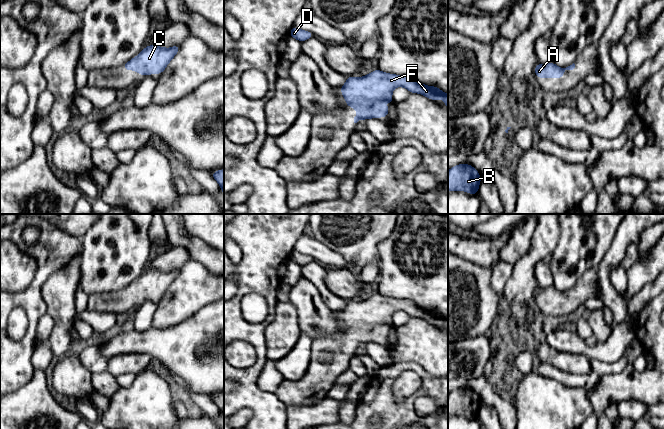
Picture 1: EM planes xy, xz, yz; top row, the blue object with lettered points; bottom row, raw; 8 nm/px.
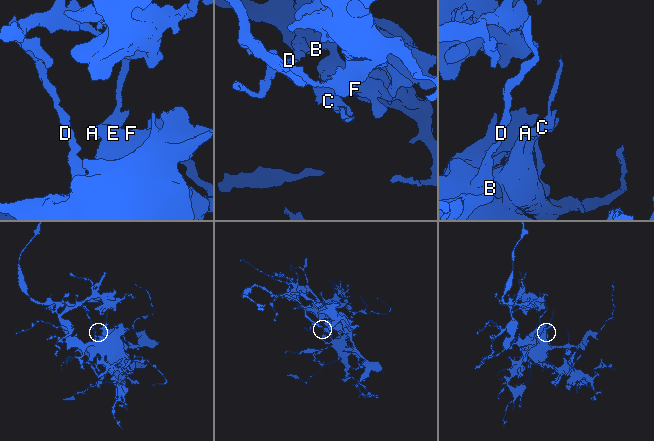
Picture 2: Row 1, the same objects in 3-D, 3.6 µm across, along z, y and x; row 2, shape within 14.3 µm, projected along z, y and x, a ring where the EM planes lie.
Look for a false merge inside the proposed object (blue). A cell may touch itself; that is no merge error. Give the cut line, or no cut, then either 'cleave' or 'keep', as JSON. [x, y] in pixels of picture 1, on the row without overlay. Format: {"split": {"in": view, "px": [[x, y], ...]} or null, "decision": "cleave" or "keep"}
{"split": null, "decision": "keep"}

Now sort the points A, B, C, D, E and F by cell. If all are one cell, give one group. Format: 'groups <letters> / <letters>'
groups A B C D E F

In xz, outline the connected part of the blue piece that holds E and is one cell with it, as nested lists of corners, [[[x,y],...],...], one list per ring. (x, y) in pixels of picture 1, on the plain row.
[[[379,293],[366,300],[356,302],[348,300],[346,307],[340,312],[348,331],[353,331],[358,339],[354,347],[361,343],[386,342],[390,330],[378,330],[378,327],[393,327],[392,316],[396,311],[404,311],[410,317],[418,317],[431,324],[443,323],[448,332],[448,318],[435,310],[426,310],[414,301],[384,297]]]

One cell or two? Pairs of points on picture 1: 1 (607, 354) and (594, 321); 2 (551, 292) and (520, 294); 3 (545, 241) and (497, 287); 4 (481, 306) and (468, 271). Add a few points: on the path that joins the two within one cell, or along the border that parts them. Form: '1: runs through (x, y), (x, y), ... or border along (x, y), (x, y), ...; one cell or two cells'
1: border along (614, 326), (609, 336), (605, 340), (598, 342); two cells
2: border along (537, 287), (533, 295); two cells
3: border along (513, 265), (513, 271), (502, 293); two cells
4: runs through (472, 297), (468, 280); one cell

